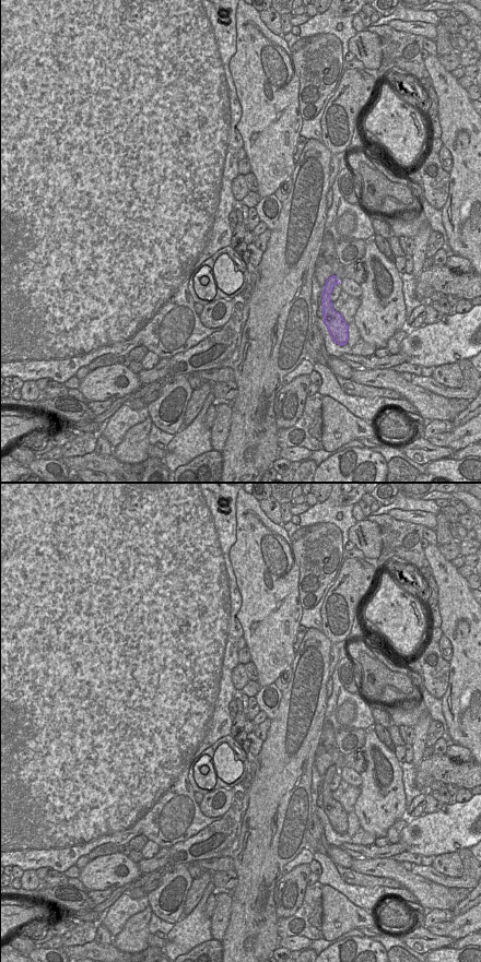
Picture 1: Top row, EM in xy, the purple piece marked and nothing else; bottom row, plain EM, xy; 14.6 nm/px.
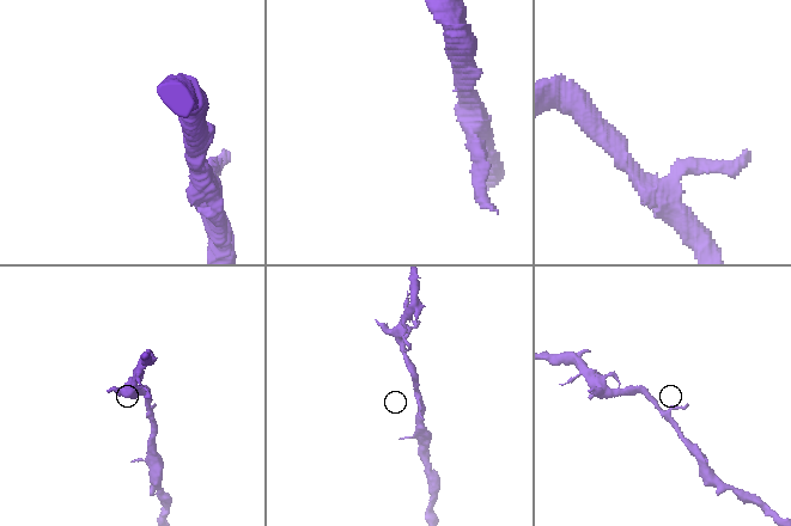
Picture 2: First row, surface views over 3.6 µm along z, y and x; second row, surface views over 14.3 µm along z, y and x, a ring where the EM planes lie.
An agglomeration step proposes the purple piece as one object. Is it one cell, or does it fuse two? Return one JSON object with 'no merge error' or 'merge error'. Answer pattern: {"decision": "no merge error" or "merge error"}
{"decision": "no merge error"}

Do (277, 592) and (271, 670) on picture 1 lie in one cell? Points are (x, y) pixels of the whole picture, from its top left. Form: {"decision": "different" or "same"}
{"decision": "same"}

